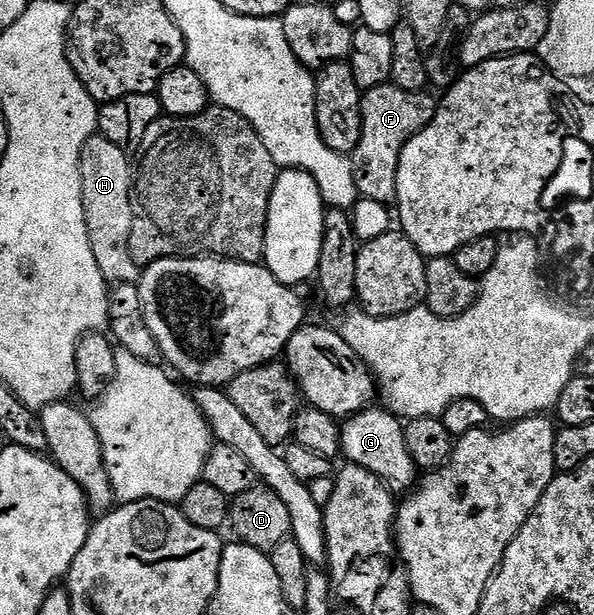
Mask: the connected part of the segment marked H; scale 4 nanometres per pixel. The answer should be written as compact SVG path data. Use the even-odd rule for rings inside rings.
M95 134L86 141L80 154L80 180L82 181L82 205L86 217L86 229L90 237L90 249L94 249L94 261L102 269L109 284L139 284L141 268L130 257L130 225L132 224L133 164L128 164L129 152L123 151L114 141L102 134Z

